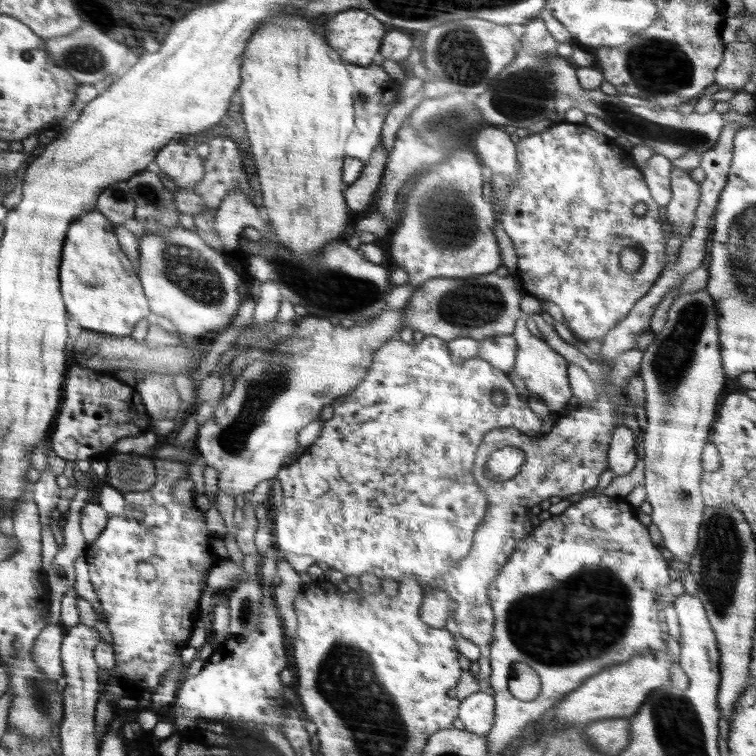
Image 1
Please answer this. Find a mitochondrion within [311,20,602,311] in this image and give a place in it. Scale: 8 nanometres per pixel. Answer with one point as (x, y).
(460, 53)

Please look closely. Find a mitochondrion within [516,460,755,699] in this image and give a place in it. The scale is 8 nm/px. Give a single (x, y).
(722, 549)

